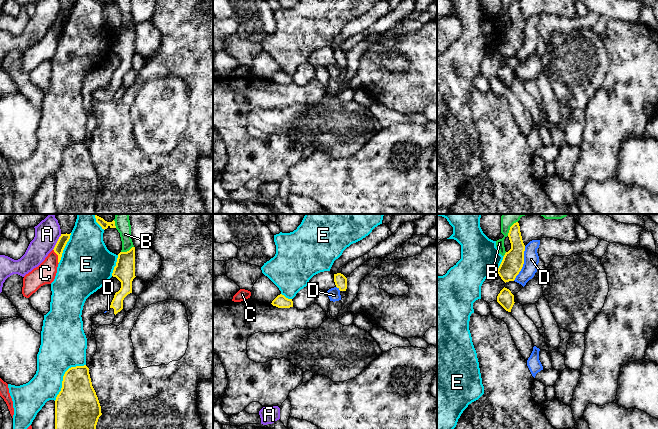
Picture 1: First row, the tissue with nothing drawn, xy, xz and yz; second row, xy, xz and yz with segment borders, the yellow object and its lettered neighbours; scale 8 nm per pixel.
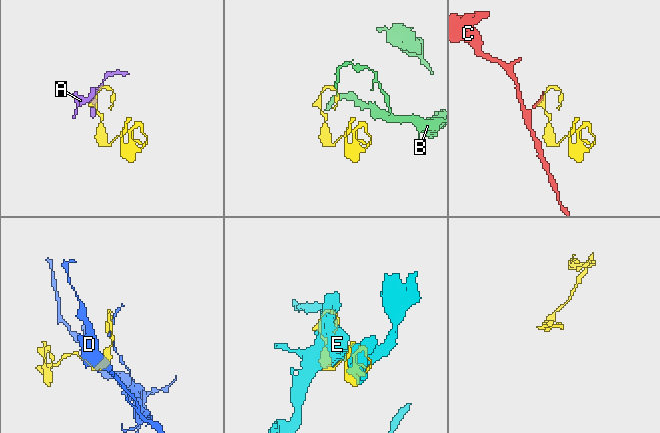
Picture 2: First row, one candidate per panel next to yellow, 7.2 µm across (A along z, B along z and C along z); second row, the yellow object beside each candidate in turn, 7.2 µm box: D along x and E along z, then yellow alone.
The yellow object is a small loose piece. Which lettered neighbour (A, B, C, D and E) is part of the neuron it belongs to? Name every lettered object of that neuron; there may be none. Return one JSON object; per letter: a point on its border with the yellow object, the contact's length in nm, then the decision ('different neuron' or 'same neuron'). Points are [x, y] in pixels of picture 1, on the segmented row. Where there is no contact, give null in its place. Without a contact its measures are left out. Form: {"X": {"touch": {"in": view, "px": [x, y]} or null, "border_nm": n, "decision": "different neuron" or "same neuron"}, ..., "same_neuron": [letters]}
{"A": {"touch": {"in": "xy", "px": [57, 242]}, "border_nm": 150, "decision": "different neuron"}, "B": {"touch": {"in": "xy", "px": [127, 251]}, "border_nm": 120, "decision": "different neuron"}, "C": {"touch": {"in": "xy", "px": [58, 256]}, "border_nm": 130, "decision": "different neuron"}, "D": {"touch": {"in": "yz", "px": [523, 263]}, "border_nm": 300, "decision": "different neuron"}, "E": {"touch": {"in": "xy", "px": [63, 376]}, "border_nm": 380, "decision": "different neuron"}, "same_neuron": []}

